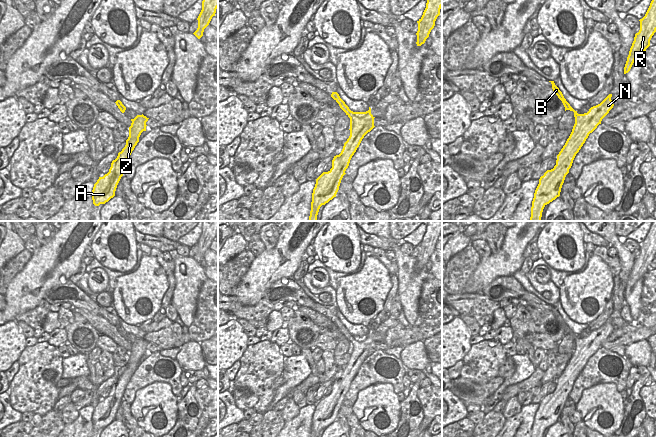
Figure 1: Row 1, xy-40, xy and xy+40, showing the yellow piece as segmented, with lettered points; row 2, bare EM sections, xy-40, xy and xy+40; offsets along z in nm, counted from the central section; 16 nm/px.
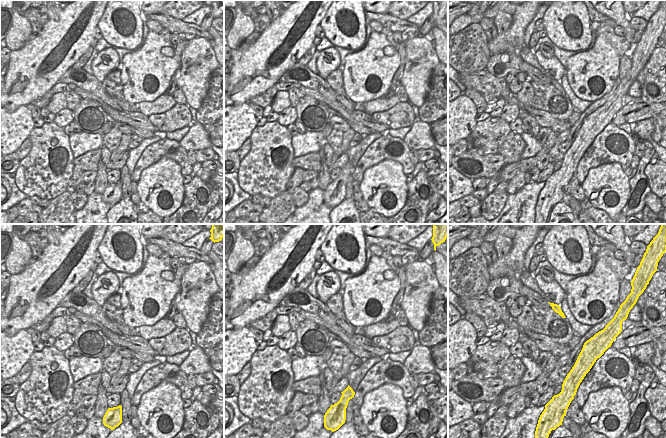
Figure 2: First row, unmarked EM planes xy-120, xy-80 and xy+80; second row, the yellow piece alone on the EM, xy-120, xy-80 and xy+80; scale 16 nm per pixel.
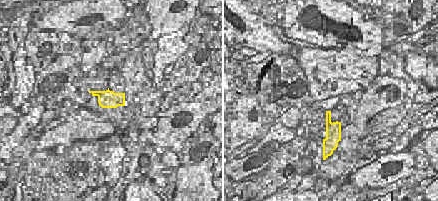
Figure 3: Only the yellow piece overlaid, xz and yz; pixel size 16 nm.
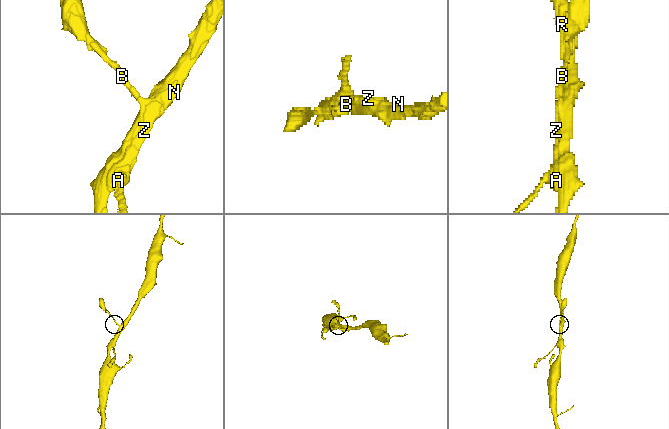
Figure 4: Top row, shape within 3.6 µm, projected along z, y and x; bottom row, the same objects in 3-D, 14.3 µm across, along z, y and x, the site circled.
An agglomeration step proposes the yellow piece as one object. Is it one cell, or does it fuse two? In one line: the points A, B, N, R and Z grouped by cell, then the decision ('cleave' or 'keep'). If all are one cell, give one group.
A B N R Z | keep

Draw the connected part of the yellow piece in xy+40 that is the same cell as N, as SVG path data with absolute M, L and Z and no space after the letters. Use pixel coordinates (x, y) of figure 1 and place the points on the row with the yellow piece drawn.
M554 81L549 82L555 94L562 101L565 111L574 112L575 124L565 145L557 155L556 165L553 169L547 170L539 179L532 201L530 221L541 221L544 207L560 196L565 177L569 173L576 154L589 134L601 124L602 119L614 106L611 100L612 94L609 94L600 104L591 107L587 113L578 114L566 101Z

